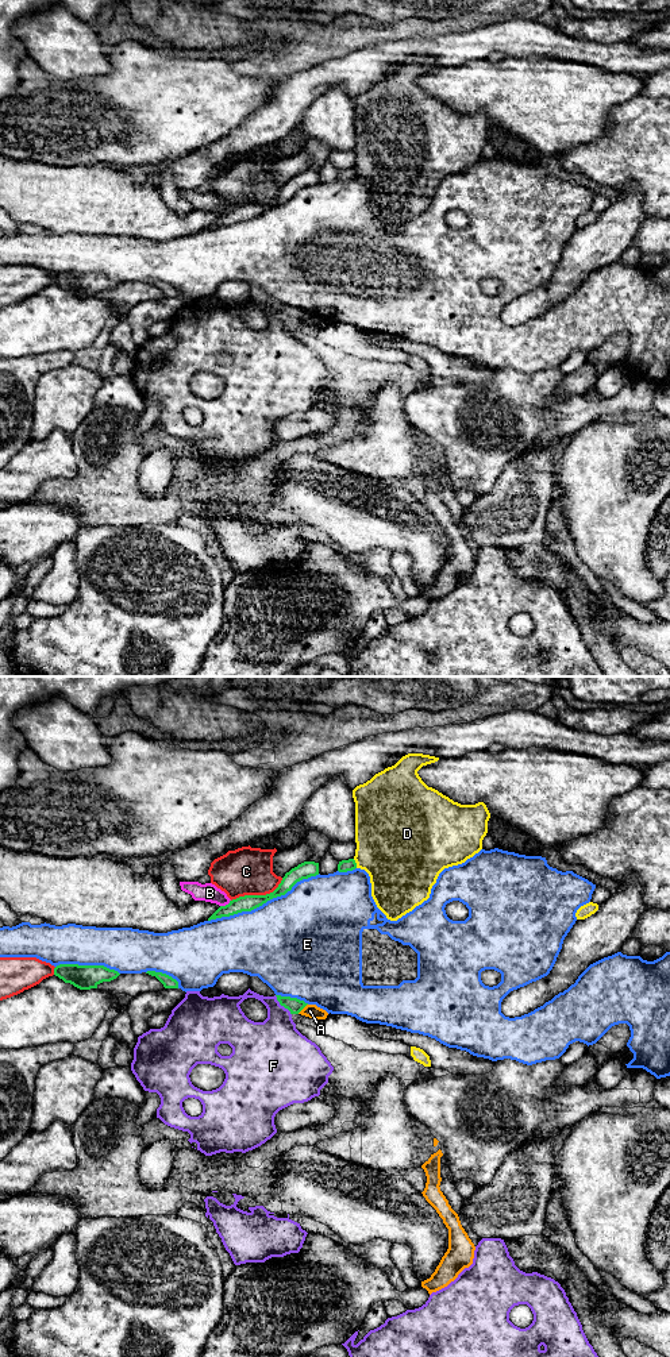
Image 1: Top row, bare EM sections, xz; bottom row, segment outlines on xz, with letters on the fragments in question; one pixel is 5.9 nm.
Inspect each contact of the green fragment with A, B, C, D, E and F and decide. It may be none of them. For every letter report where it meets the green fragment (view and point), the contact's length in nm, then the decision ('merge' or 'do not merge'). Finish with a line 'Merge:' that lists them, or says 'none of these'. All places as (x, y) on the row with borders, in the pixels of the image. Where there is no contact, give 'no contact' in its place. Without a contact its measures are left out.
A: meets green in xz at (301, 1009); contact 90 nm long; do not merge
B: meets green in xz at (226, 905); contact 80 nm long; do not merge
C: meets green in xz at (258, 895); contact 340 nm long; do not merge
D: meets green in xz at (355, 863); contact 60 nm long; do not merge
E: meets green in xz at (264, 902); contact 700 nm long; do not merge
F: meets green in xz at (282, 1005); contact 160 nm long; do not merge
Merge: none of these

